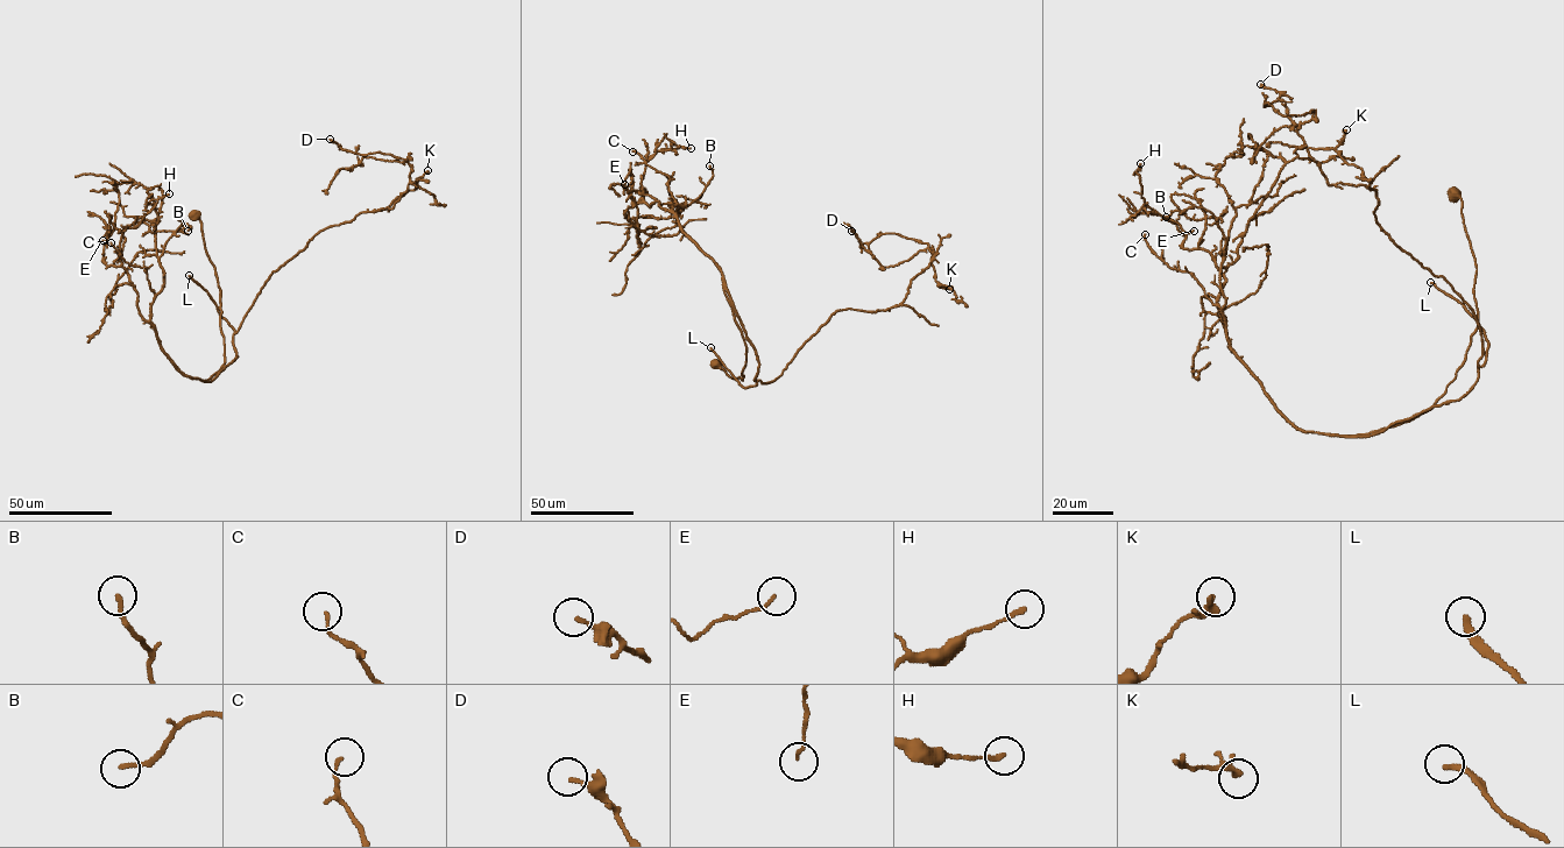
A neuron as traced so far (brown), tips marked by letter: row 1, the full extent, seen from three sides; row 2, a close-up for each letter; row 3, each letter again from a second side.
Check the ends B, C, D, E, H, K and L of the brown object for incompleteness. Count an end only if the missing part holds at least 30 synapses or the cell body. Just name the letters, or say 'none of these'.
L

